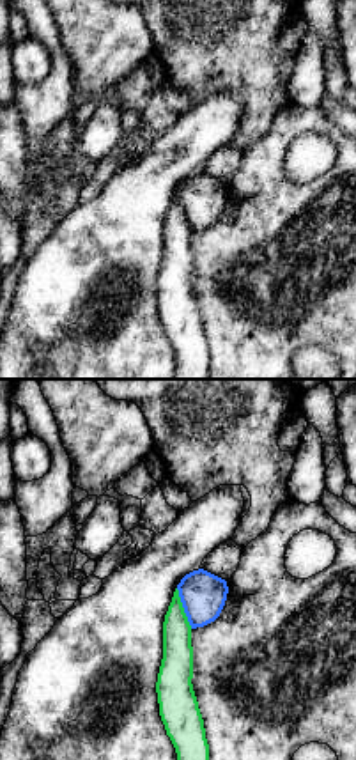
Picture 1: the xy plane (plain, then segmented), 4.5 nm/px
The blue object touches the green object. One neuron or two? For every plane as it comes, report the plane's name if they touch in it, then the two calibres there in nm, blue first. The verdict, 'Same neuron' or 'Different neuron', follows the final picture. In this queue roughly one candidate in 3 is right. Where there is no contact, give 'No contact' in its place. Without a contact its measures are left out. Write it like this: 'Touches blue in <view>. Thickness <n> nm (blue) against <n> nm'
Touches blue in xy. Thickness 200 nm (blue) against 140 nm

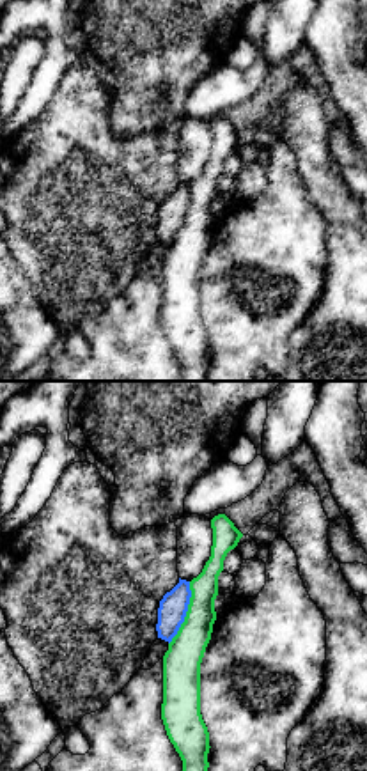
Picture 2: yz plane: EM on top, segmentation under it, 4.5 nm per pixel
Touches blue in yz. Thickness 130 nm (blue) against 180 nm

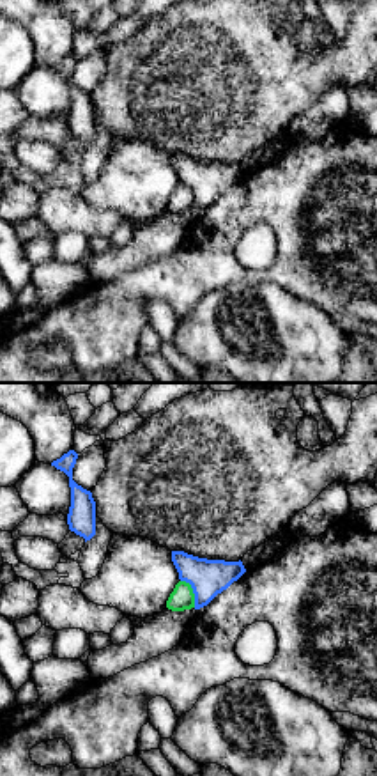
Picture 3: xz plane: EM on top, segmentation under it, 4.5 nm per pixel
Touches blue in xz. Thickness 170 nm (blue) against 110 nm

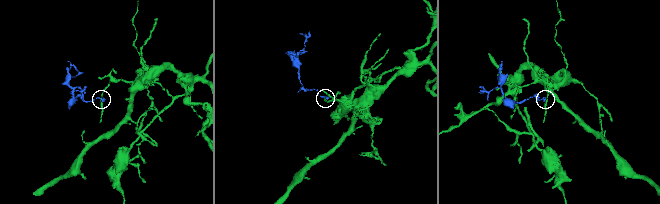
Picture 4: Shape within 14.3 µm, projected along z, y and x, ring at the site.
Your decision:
Different neuron

